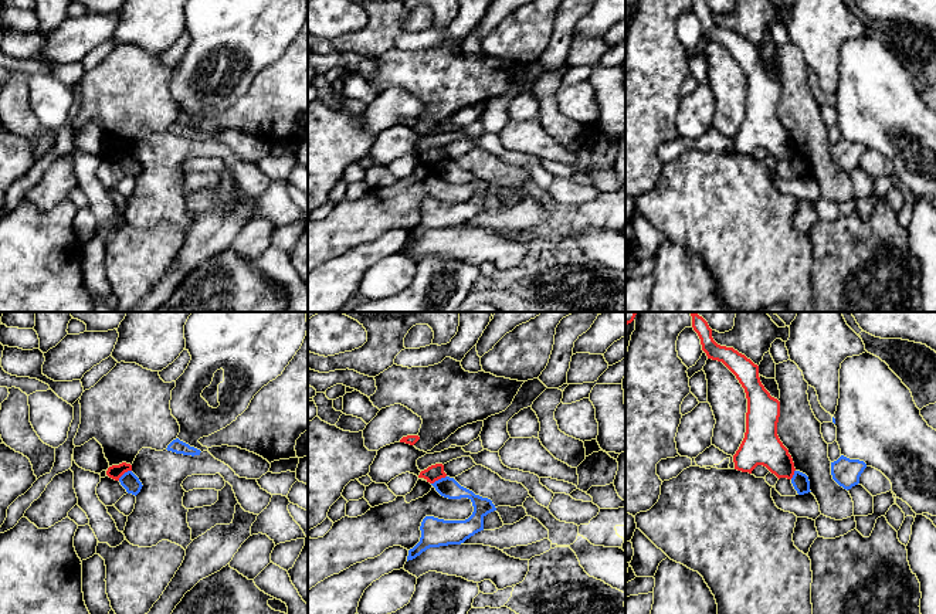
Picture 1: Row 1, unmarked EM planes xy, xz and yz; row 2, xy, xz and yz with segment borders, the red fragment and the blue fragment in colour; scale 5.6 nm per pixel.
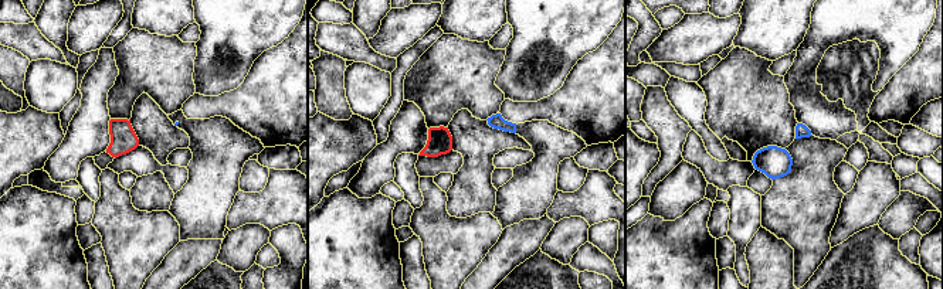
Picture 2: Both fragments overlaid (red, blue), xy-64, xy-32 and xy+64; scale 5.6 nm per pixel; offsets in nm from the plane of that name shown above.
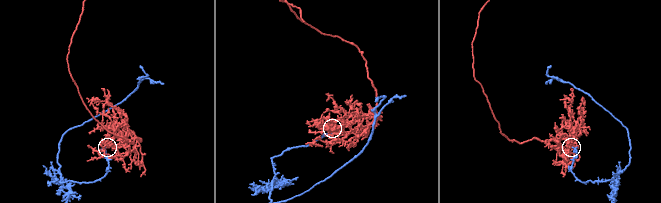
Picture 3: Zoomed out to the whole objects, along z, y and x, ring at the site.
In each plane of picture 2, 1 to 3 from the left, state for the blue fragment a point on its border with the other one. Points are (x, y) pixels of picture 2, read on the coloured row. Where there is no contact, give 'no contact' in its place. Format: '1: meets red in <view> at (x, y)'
1: no contact
2: no contact
3: no contact

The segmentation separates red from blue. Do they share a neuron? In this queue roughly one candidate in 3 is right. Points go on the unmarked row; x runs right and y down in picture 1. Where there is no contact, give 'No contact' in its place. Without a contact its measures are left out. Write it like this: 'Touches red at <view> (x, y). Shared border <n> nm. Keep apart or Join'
Touches red at xz (438, 160). Shared border 100 nm. Keep apart

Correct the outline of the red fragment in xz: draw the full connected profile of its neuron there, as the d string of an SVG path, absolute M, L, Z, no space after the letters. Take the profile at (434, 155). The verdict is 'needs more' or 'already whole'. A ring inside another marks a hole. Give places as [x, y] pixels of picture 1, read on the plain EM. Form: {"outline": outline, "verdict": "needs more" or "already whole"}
{"outline": "M435 146L428 149L427 152L421 153L418 160L424 160L427 164L434 166L435 163L445 160L447 156L444 155L442 146Z", "verdict": "already whole"}

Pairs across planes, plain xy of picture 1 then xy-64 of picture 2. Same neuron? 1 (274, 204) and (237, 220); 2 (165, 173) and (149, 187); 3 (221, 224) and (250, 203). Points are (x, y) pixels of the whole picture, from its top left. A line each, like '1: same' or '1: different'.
1: same
2: same
3: different

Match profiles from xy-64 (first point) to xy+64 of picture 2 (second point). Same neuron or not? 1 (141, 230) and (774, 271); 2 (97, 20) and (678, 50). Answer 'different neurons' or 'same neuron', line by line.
1: same neuron
2: same neuron

